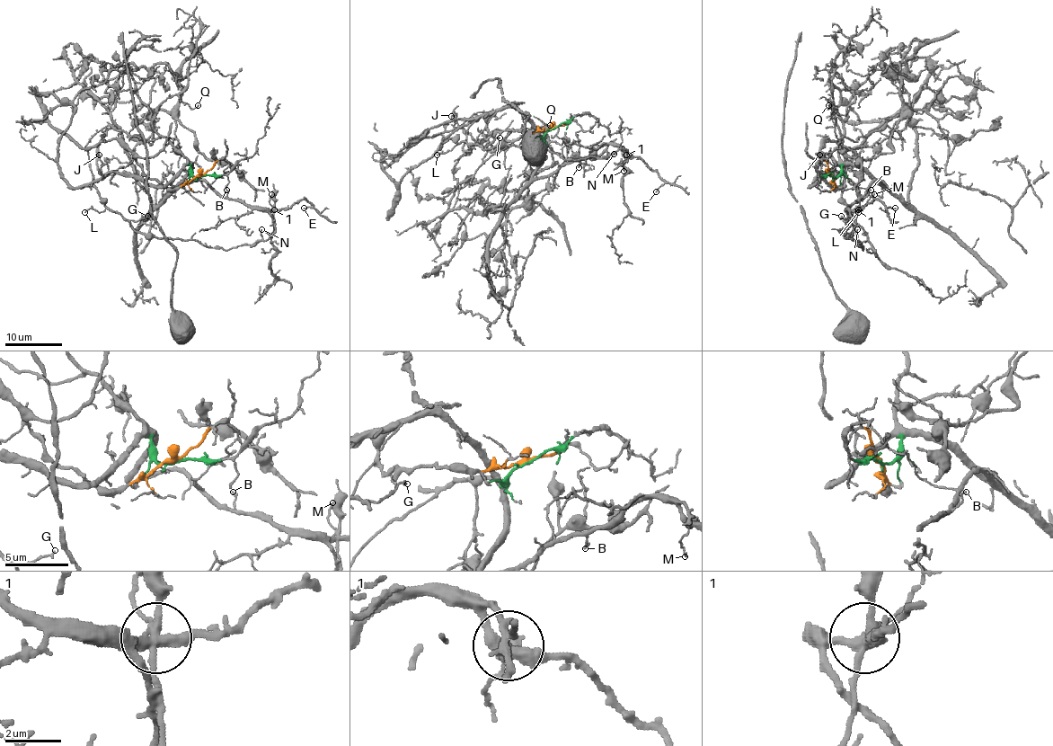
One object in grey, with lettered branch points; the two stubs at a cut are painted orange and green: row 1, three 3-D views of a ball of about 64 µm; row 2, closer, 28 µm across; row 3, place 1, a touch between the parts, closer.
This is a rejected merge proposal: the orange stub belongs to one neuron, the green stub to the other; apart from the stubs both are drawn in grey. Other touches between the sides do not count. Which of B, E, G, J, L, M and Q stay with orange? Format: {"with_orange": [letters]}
{"with_orange": ["G", "L"]}

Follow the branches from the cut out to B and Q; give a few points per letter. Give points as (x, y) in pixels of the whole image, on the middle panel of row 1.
B: (553, 128), (544, 133), (543, 163), (535, 176), (542, 177), (555, 173), (569, 162), (577, 162), (579, 167)
Q: (553, 128), (542, 137), (505, 138), (520, 128), (550, 125)

